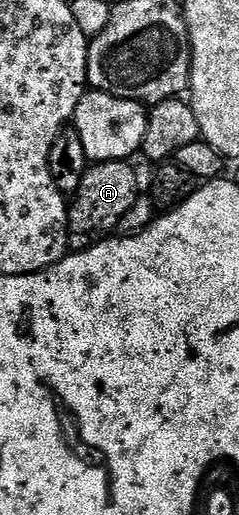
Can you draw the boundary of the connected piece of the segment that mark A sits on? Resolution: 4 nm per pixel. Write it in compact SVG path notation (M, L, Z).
M130 160L100 161L87 168L67 210L67 243L72 250L88 249L107 240L118 230L125 213L140 200L139 177L131 164Z

